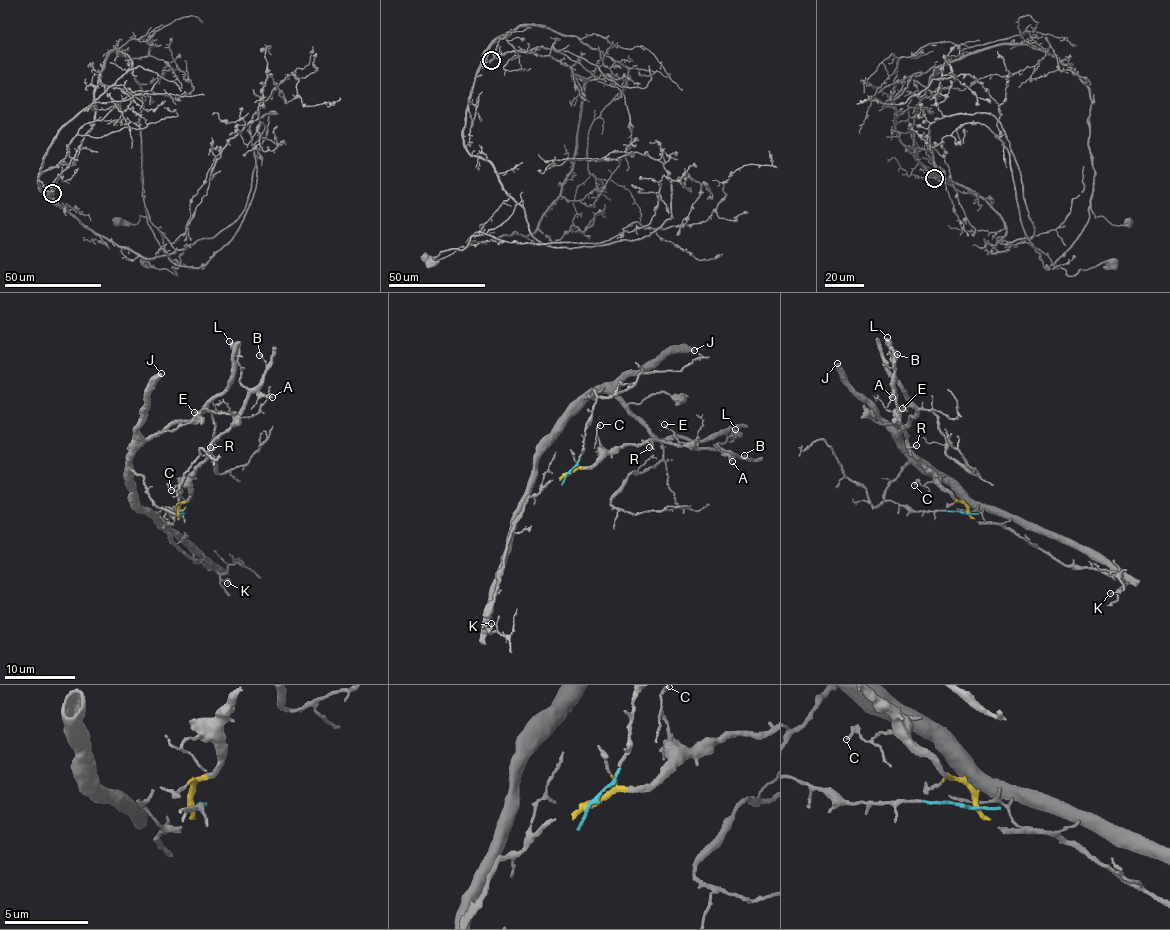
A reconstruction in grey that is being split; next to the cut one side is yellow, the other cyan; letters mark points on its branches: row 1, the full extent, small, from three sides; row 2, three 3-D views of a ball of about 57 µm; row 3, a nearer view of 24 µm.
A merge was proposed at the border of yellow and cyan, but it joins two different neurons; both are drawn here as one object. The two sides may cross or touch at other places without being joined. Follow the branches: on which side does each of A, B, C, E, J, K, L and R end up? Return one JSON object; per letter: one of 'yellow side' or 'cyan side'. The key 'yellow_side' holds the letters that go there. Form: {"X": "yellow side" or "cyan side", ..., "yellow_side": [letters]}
{"A": "yellow side", "B": "yellow side", "C": "yellow side", "E": "yellow side", "J": "cyan side", "K": "cyan side", "L": "yellow side", "R": "yellow side", "yellow_side": ["A", "B", "C", "E", "L", "R"]}

